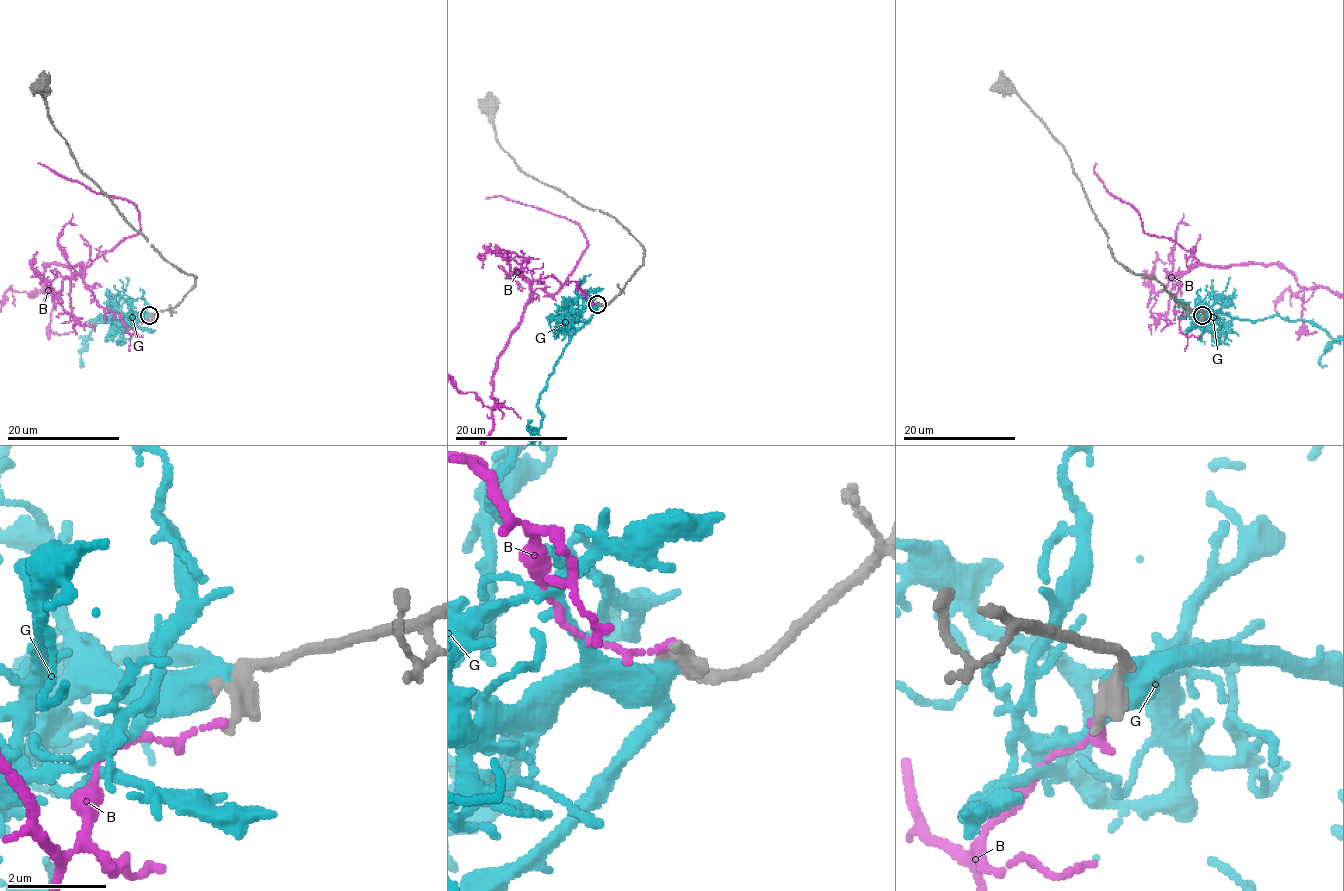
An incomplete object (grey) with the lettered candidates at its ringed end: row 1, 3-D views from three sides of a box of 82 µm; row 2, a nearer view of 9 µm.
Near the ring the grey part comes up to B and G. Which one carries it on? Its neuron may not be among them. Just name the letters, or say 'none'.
G

